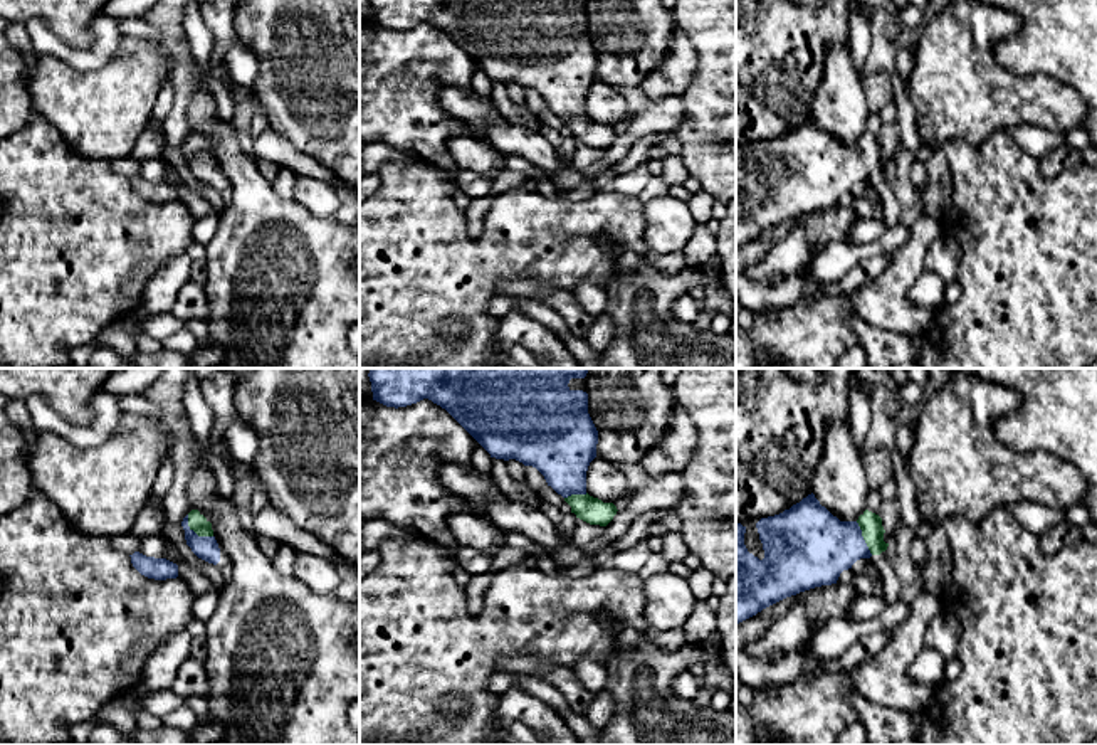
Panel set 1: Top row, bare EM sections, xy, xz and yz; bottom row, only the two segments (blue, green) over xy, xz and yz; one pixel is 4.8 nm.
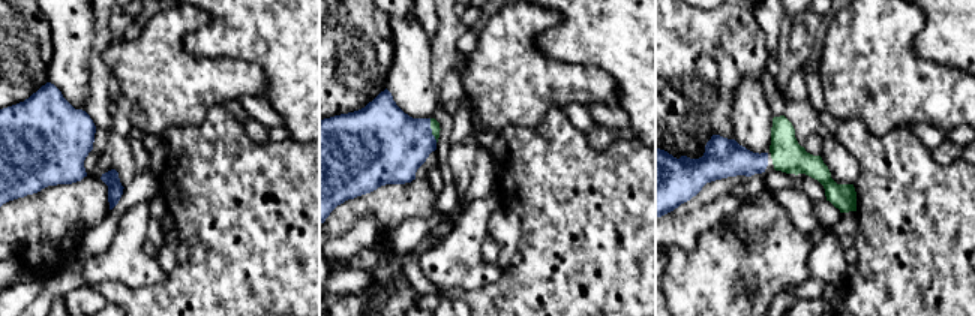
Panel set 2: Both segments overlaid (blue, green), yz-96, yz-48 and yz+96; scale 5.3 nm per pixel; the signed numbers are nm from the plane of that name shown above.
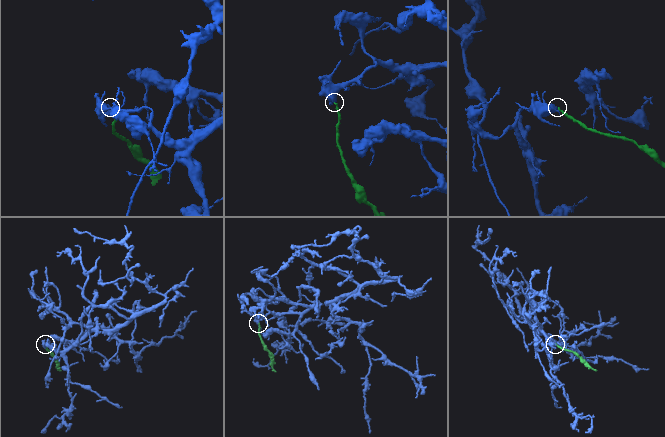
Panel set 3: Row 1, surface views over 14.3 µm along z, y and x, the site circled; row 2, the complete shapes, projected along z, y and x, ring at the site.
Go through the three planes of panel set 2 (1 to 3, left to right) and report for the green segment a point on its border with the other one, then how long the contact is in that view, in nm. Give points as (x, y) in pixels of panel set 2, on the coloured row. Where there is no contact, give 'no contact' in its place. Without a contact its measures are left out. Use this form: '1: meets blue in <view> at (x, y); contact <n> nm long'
1: no contact
2: meets blue in yz-48 at (431, 131); contact 130 nm long
3: no contact

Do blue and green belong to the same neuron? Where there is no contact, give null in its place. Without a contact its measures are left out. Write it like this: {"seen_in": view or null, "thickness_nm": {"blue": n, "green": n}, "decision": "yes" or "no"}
{"seen_in": "xy", "thickness_nm": {"blue": 110, "green": 90}, "decision": "yes"}

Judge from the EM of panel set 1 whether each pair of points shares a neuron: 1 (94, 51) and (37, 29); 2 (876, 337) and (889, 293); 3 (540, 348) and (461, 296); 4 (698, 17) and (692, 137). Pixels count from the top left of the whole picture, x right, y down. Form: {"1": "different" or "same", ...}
{"1": "same", "2": "different", "3": "different", "4": "same"}

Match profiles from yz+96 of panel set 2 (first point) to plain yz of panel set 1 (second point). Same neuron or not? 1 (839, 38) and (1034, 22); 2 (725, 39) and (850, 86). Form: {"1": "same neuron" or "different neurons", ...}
{"1": "different neurons", "2": "different neurons"}

